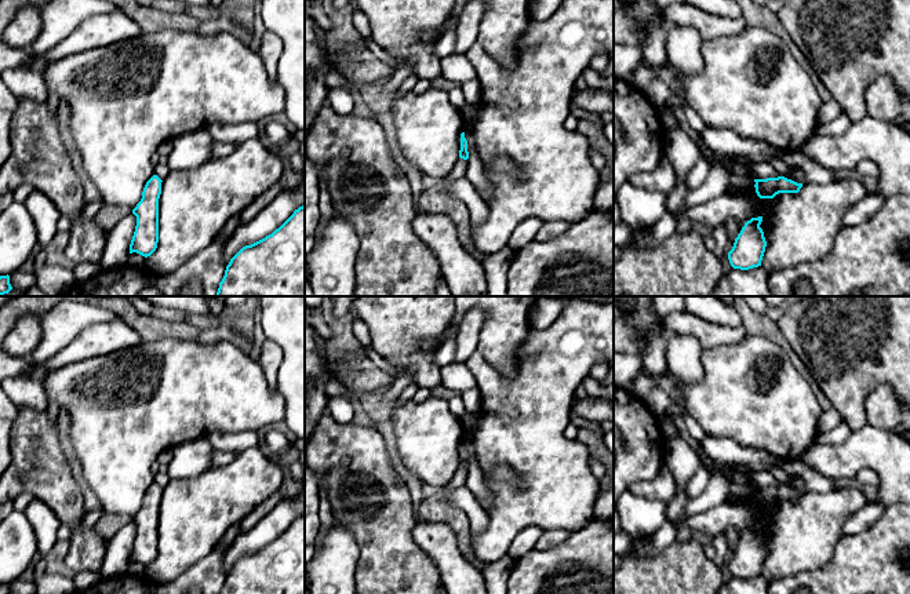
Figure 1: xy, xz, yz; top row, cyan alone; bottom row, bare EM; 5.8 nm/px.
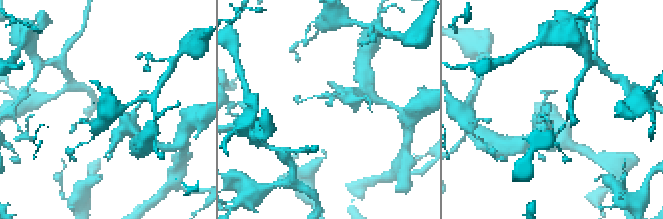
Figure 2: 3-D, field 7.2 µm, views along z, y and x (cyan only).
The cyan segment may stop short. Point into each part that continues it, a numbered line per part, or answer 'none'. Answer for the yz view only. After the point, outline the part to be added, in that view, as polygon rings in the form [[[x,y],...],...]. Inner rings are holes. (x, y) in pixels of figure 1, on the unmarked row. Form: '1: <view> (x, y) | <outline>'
none

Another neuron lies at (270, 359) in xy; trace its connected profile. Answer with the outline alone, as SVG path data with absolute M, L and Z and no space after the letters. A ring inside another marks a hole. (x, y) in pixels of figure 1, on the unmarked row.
M265 340L261 351L261 357L256 360L263 369L263 375L269 387L277 387L277 373L283 361L283 350L279 345L270 340Z

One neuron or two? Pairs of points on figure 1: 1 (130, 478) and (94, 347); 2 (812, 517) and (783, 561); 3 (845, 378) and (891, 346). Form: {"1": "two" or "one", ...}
{"1": "two", "2": "one", "3": "one"}

